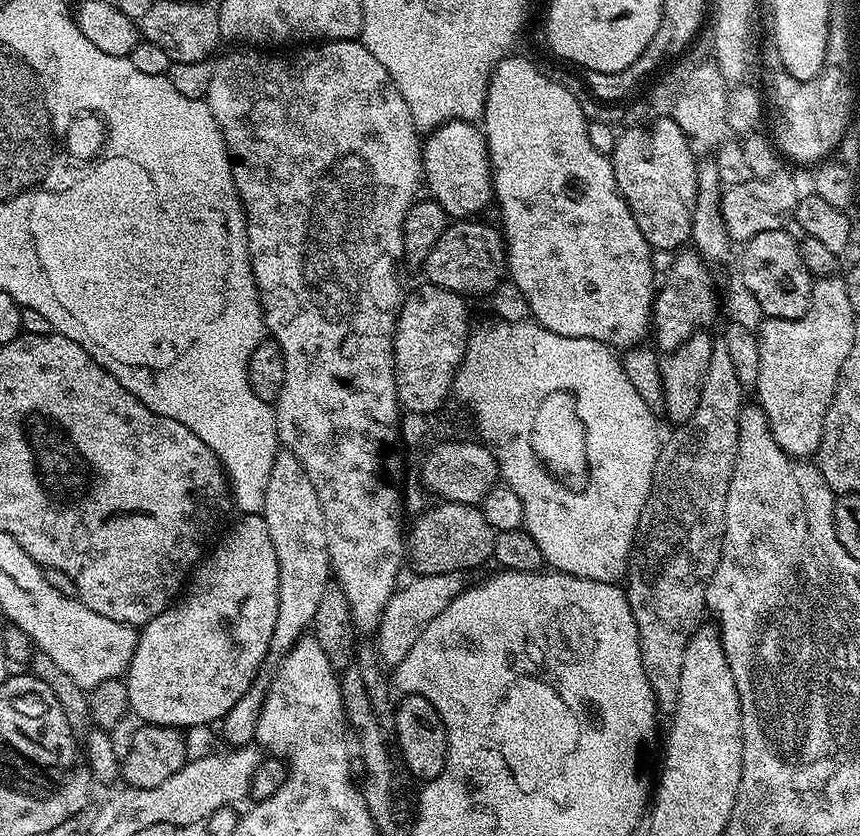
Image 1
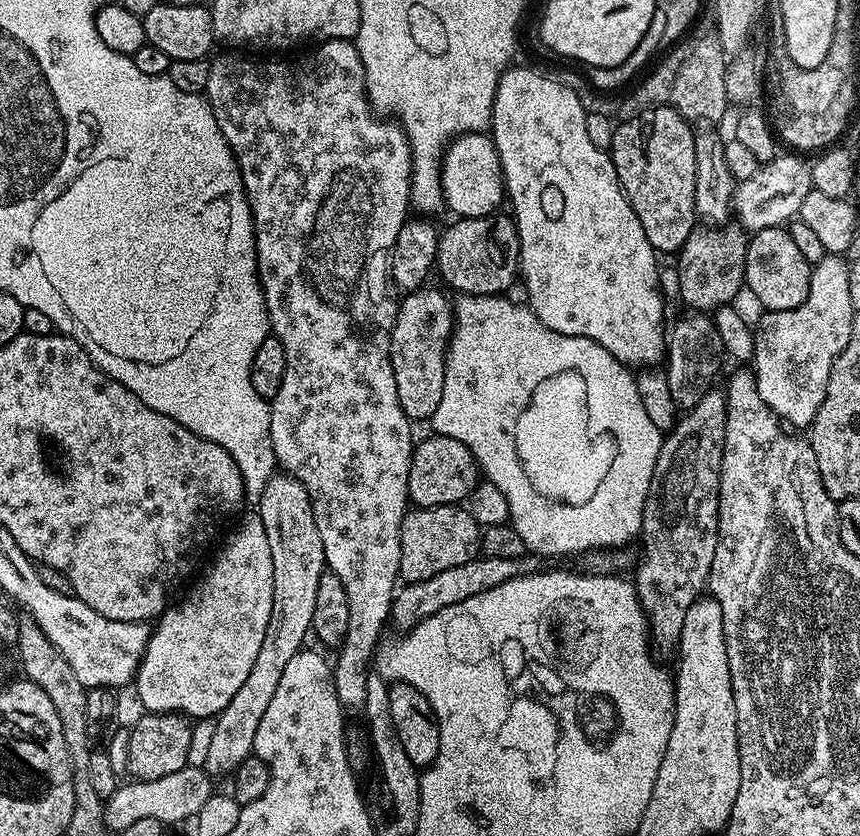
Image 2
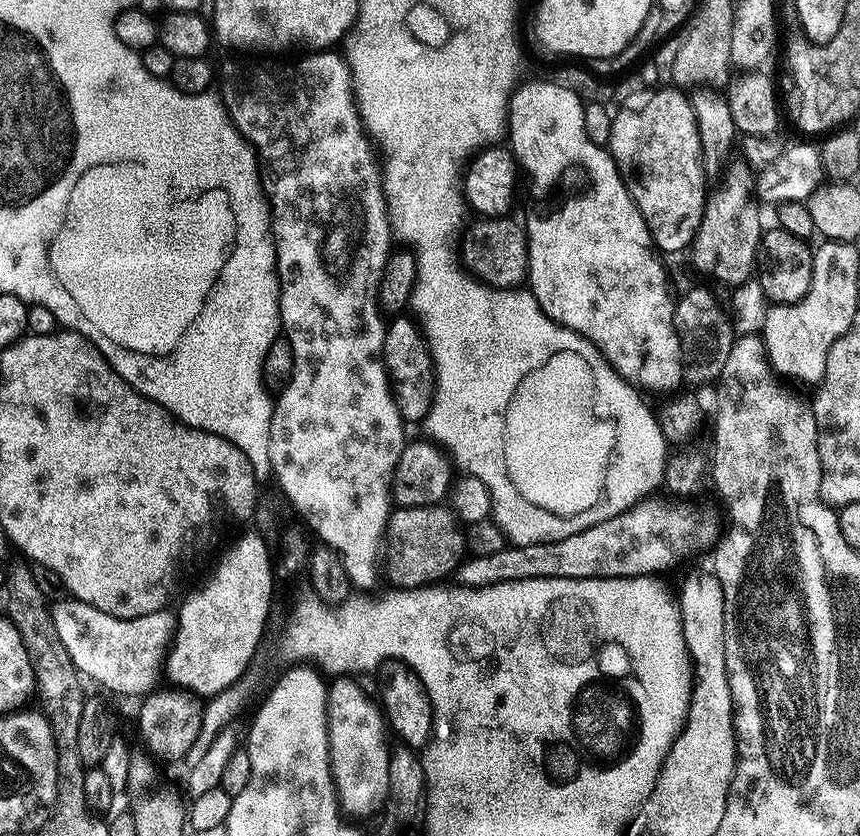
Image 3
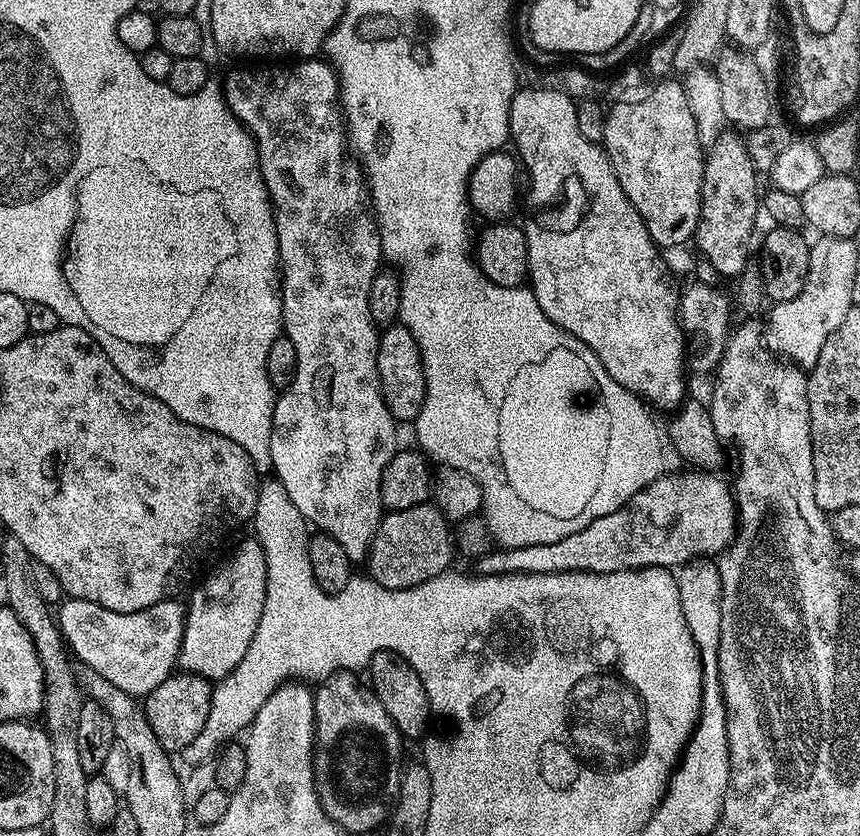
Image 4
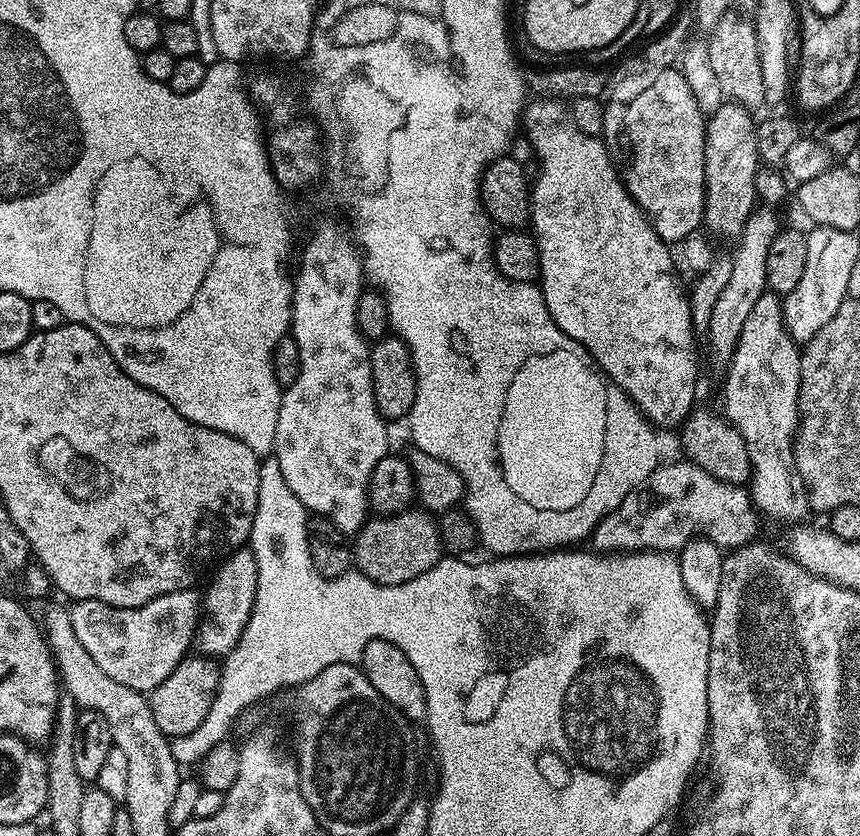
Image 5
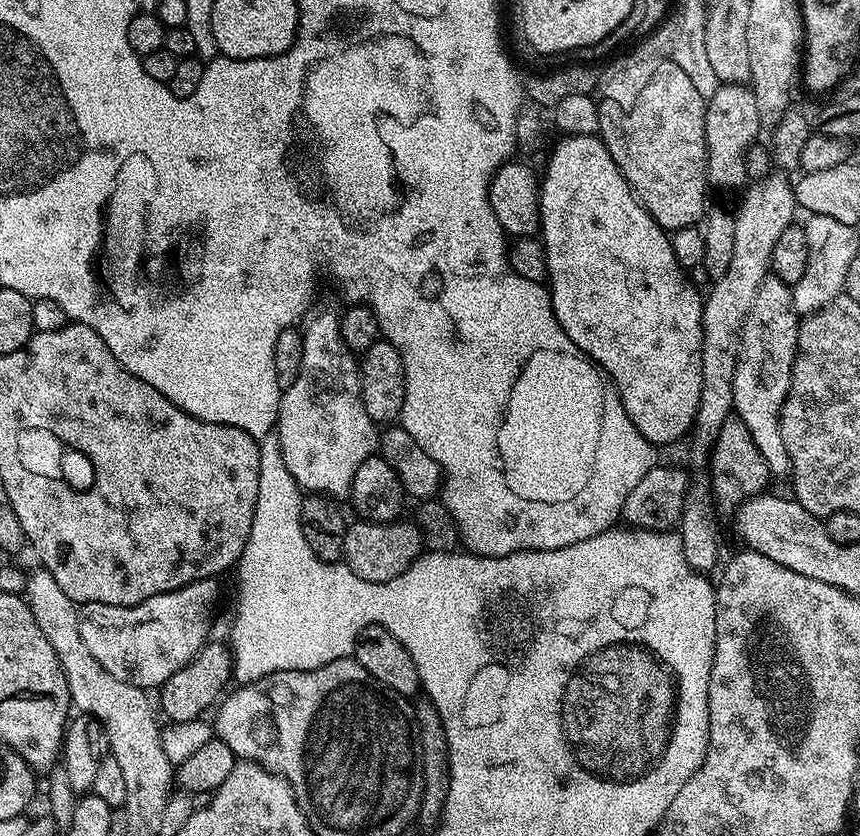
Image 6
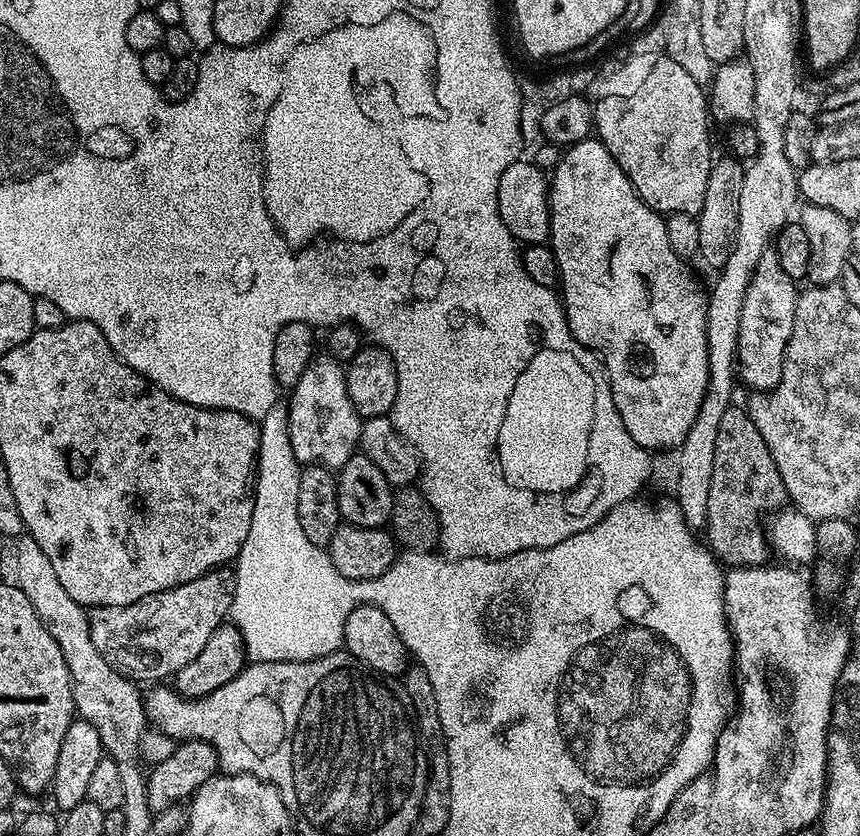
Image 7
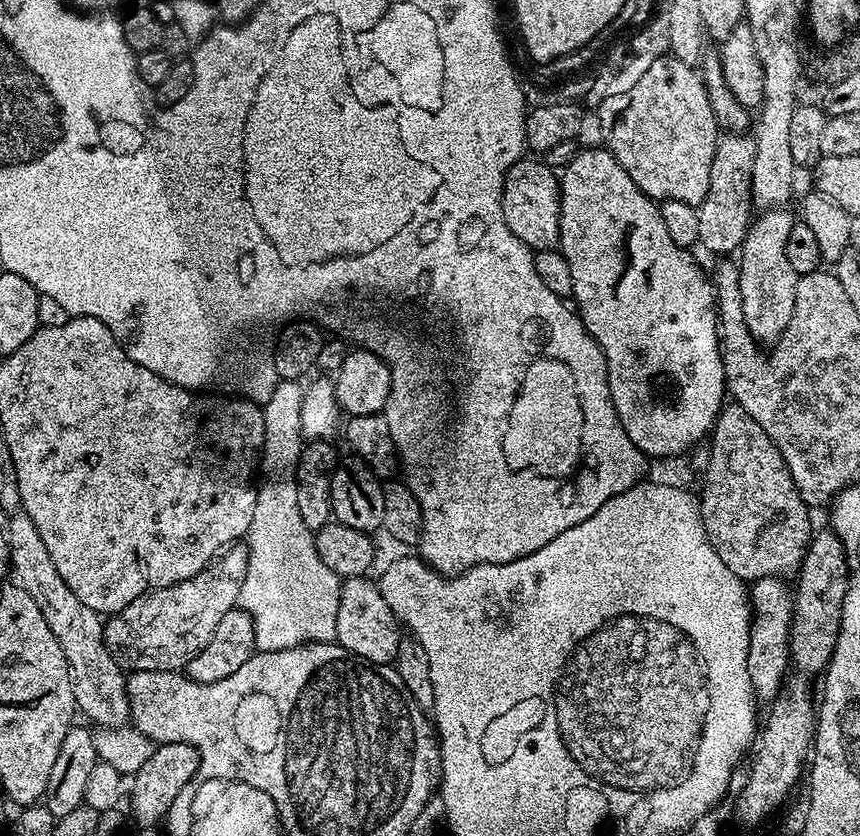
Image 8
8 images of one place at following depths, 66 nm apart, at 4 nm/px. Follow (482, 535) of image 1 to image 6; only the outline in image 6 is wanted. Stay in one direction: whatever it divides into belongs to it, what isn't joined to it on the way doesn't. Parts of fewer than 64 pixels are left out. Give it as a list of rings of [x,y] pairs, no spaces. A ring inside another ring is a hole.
[[[369,520],[348,524],[344,535],[343,563],[358,578],[366,582],[390,582],[390,578],[398,578],[425,551],[424,537],[415,523],[393,522],[391,524],[375,524]]]

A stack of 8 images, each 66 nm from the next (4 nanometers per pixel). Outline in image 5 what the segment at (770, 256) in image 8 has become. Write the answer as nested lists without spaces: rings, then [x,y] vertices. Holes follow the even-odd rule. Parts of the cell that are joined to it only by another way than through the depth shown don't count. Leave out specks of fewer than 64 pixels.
[[[765,291],[764,296],[754,302],[754,310],[750,310],[750,318],[746,318],[746,326],[742,326],[742,338],[738,338],[736,353],[722,376],[723,419],[735,426],[738,434],[742,434],[750,454],[750,499],[763,515],[765,512],[776,520],[799,521],[799,516],[809,511],[808,491],[796,468],[796,429],[800,426],[800,354],[797,341],[793,340],[784,325],[781,297],[775,292]]]

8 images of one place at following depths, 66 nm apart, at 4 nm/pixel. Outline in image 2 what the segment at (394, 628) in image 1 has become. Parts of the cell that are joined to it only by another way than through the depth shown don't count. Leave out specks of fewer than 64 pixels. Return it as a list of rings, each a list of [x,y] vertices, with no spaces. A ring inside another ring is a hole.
[[[481,554],[462,566],[454,566],[450,570],[442,570],[442,574],[434,574],[434,578],[426,578],[426,582],[404,584],[392,598],[391,627],[396,627],[397,633],[407,634],[414,626],[438,614],[446,606],[454,606],[466,598],[474,598],[474,594],[494,590],[494,586],[502,586],[502,582],[510,582],[519,576],[531,576],[532,573],[541,571],[541,568],[541,557],[531,554],[518,558],[498,558]]]

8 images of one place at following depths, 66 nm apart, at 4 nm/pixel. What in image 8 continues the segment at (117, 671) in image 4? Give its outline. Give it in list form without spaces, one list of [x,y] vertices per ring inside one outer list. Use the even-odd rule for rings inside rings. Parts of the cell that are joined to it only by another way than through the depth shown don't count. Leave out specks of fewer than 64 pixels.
[[[237,542],[221,552],[198,574],[194,574],[194,578],[139,596],[121,612],[113,612],[107,617],[104,645],[121,661],[134,659],[140,652],[140,644],[144,648],[157,648],[160,652],[141,654],[144,668],[155,672],[187,669],[188,663],[204,649],[206,642],[210,642],[214,626],[218,626],[223,616],[239,605],[242,582],[246,582],[247,565],[247,543]]]

